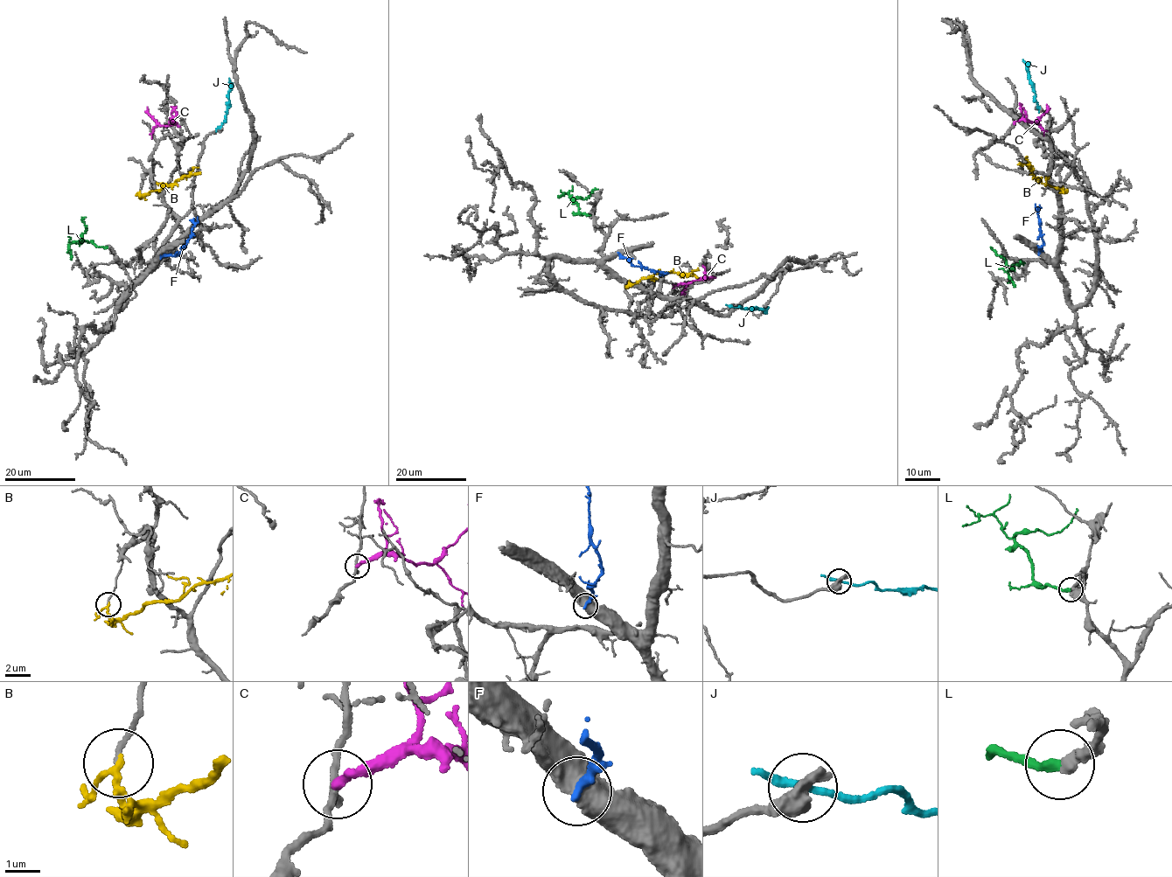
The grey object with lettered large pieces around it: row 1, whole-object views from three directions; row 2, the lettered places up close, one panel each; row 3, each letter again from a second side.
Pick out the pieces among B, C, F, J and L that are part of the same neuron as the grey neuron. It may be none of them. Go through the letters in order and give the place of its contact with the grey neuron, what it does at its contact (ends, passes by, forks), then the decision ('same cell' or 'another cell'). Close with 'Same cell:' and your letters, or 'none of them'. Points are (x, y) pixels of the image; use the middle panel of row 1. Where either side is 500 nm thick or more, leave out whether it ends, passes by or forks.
B: contact (631, 284); it passes by; another cell
C: contact (703, 266); it ends; another cell
F: contact (618, 253); another cell
J: contact (730, 306); another cell
L: contact (589, 214); it ends; same cell
Same cell: L

